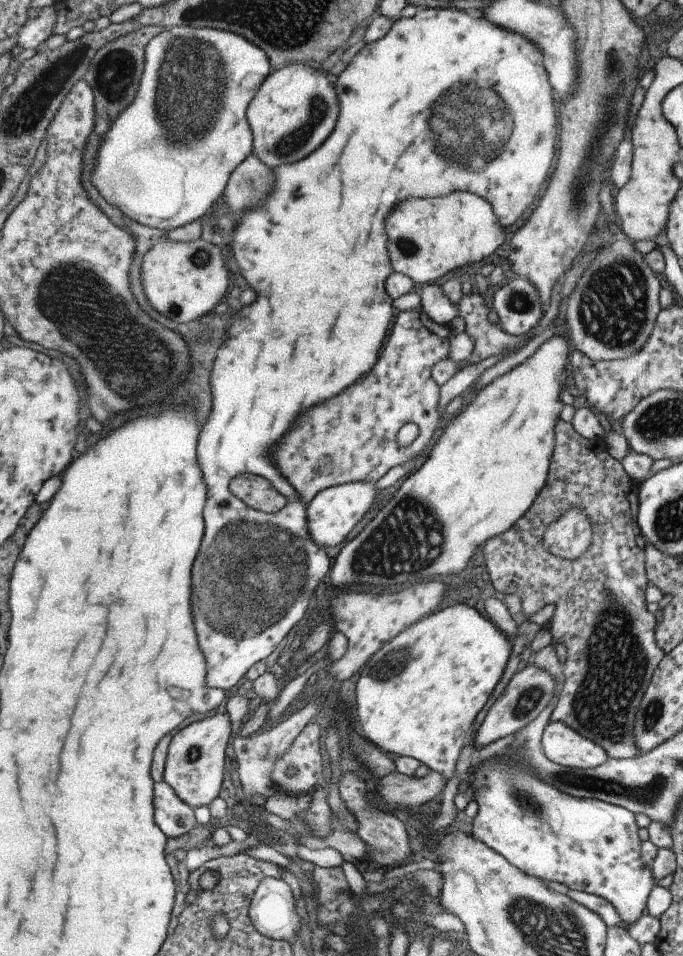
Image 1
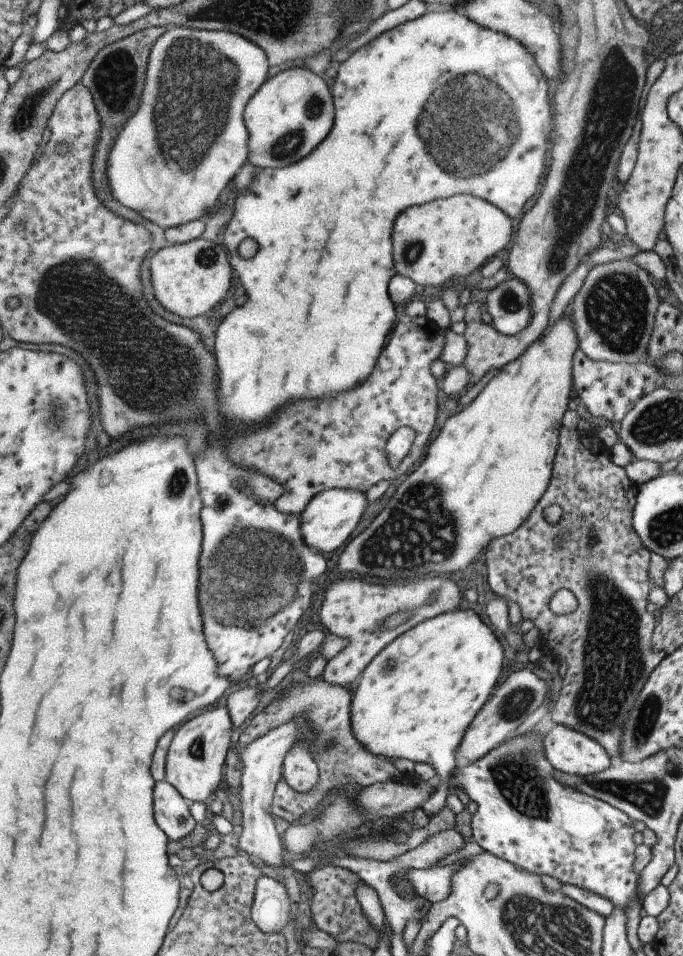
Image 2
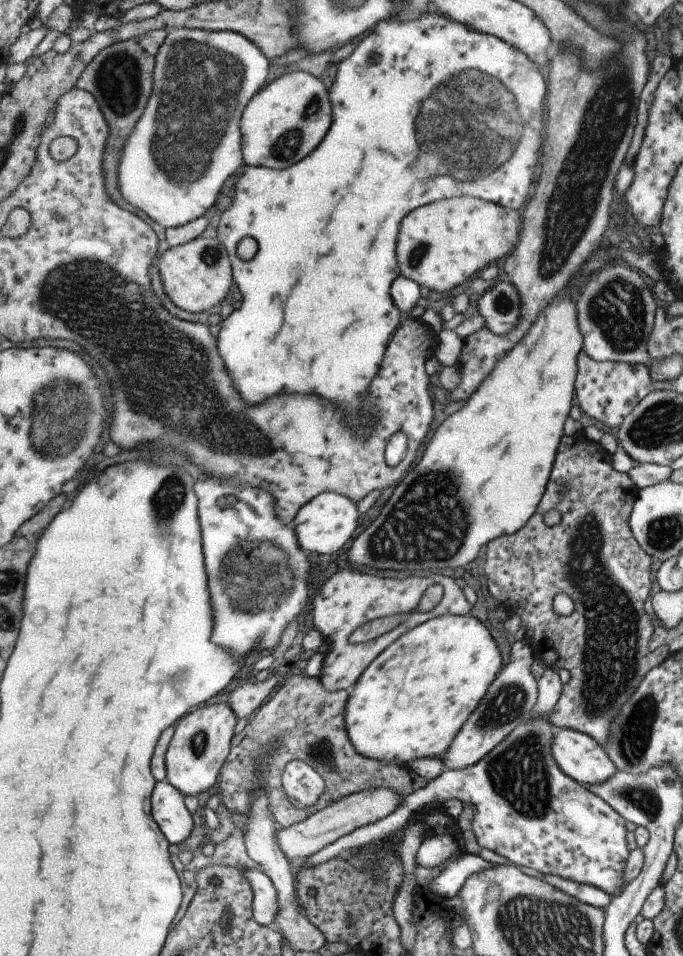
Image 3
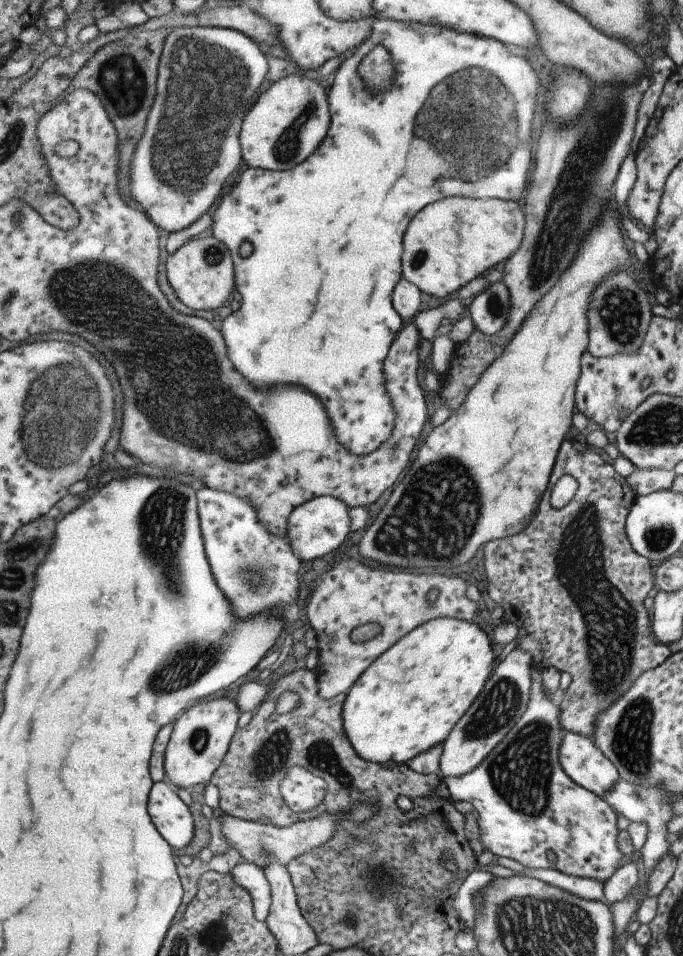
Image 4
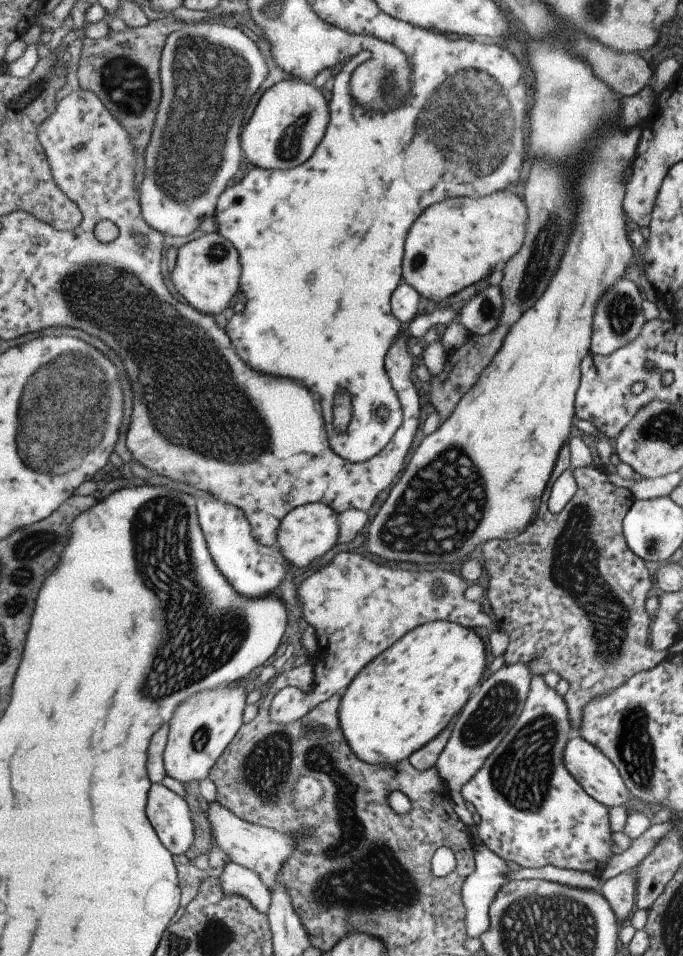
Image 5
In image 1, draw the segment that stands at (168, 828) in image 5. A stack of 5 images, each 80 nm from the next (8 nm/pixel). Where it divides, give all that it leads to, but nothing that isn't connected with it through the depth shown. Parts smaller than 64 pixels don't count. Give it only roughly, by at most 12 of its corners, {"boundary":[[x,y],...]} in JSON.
{"boundary":[[164,780],[154,784],[159,828],[170,838],[198,825],[194,808]]}

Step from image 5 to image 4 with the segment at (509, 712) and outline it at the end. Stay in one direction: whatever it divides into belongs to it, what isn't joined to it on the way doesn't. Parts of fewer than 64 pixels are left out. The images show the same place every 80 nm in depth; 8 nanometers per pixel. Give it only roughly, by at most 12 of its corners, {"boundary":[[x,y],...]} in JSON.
{"boundary":[[515,648],[446,736],[441,777],[466,775],[525,712],[534,665]]}

